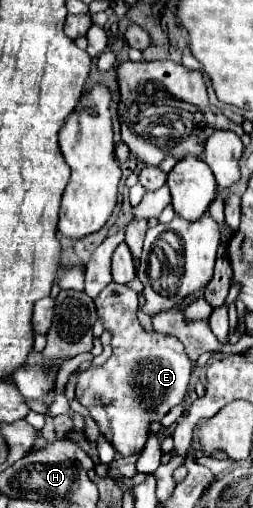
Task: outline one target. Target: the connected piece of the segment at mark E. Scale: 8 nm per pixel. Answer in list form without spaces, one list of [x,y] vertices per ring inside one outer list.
[[[111,281],[101,293],[95,297],[97,317],[103,321],[103,329],[111,333],[111,359],[101,367],[89,367],[79,373],[75,397],[89,411],[89,417],[97,423],[99,433],[115,447],[121,457],[129,457],[133,453],[141,453],[149,435],[149,425],[153,421],[161,421],[185,395],[189,377],[191,377],[191,361],[183,351],[183,343],[173,335],[161,335],[157,331],[145,331],[137,321],[137,293],[127,285],[119,285]]]

